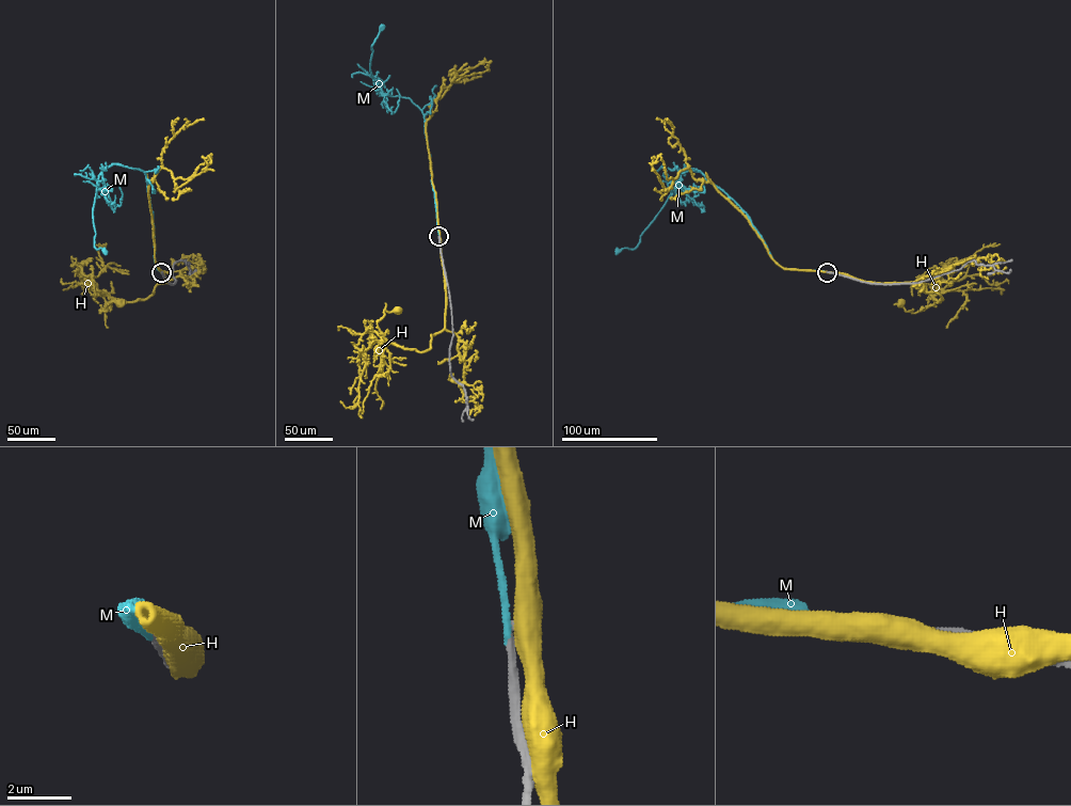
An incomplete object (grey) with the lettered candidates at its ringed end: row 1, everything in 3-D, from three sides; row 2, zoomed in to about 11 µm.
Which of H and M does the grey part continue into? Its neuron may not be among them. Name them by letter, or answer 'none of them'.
M

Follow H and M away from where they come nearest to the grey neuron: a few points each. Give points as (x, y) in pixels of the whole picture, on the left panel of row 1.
H: (162, 271), (169, 283), (158, 284), (152, 295), (133, 301), (112, 298), (99, 313), (112, 301), (120, 302)
M: (161, 272), (154, 259), (146, 175), (139, 169), (112, 163), (98, 175), (93, 210), (94, 247), (104, 250)

